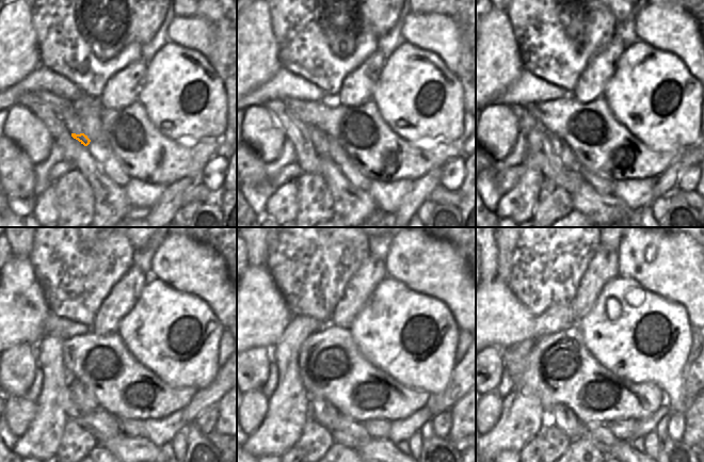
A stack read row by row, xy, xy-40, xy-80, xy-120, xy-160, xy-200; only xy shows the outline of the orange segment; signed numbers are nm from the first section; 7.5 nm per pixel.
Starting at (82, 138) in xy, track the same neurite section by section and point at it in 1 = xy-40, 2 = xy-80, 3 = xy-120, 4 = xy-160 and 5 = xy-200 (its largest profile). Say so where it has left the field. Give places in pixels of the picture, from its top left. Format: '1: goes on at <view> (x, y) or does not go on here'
1: goes on at xy-40 (321, 142)
2: goes on at xy-80 (559, 146)
3: goes on at xy-120 (83, 397)
4: goes on at xy-160 (322, 412)
5: goes on at xy-200 (562, 416)

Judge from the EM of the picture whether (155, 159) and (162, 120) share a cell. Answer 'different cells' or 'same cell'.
different cells

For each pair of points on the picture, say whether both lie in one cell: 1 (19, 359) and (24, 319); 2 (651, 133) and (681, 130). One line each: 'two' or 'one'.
1: two
2: one

